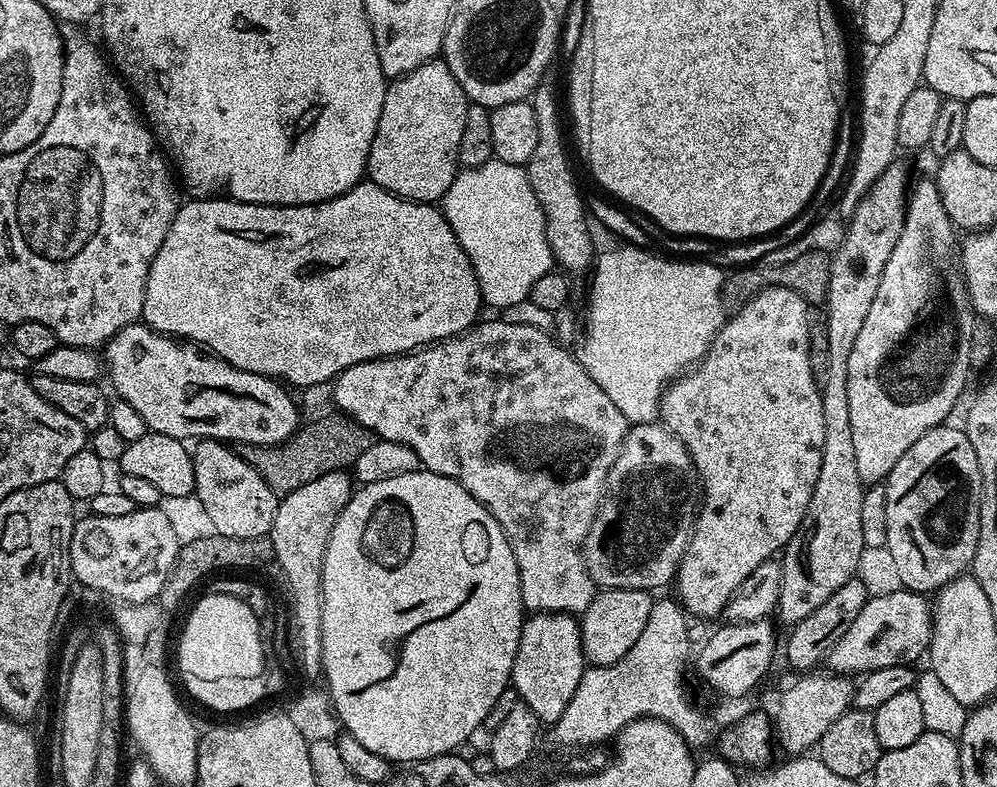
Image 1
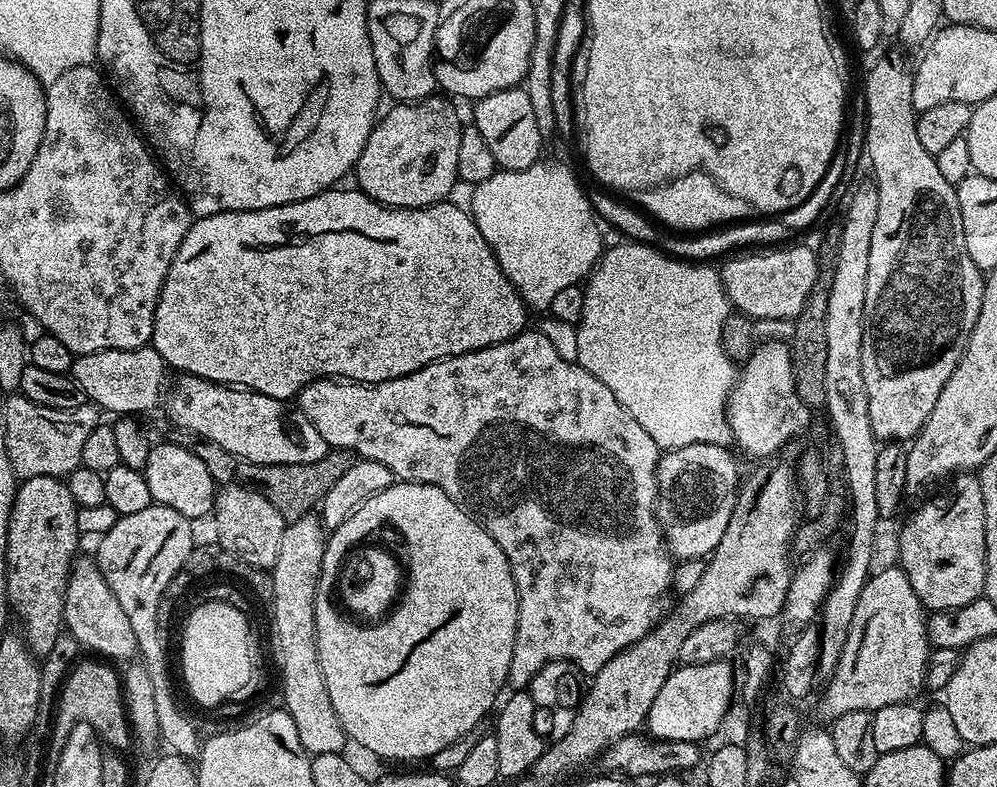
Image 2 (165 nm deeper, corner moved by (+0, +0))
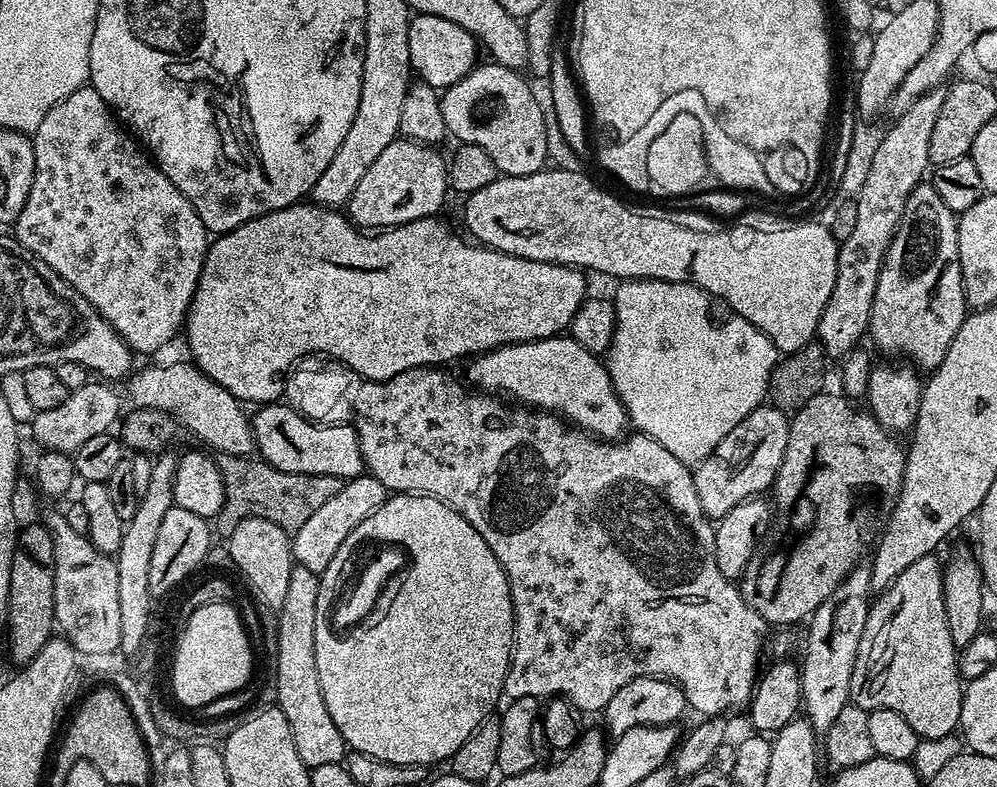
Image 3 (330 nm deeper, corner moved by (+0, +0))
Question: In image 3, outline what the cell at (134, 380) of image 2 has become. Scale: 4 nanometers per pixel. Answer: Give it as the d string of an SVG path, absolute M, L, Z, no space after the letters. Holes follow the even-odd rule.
M156 364L153 368L137 367L131 373L132 404L138 408L157 408L169 412L174 419L180 421L213 453L225 452L239 456L252 456L254 441L249 413L244 413L245 405L230 394L218 382L205 376L195 364L168 364L163 368Z

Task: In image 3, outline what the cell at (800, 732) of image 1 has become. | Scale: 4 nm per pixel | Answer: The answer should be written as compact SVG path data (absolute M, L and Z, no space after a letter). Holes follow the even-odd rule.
M935 555L918 558L871 601L849 686L851 703L868 712L898 710L921 740L946 738L959 729L965 690L960 679L958 649L950 638L950 626L946 626L944 570L936 559Z

